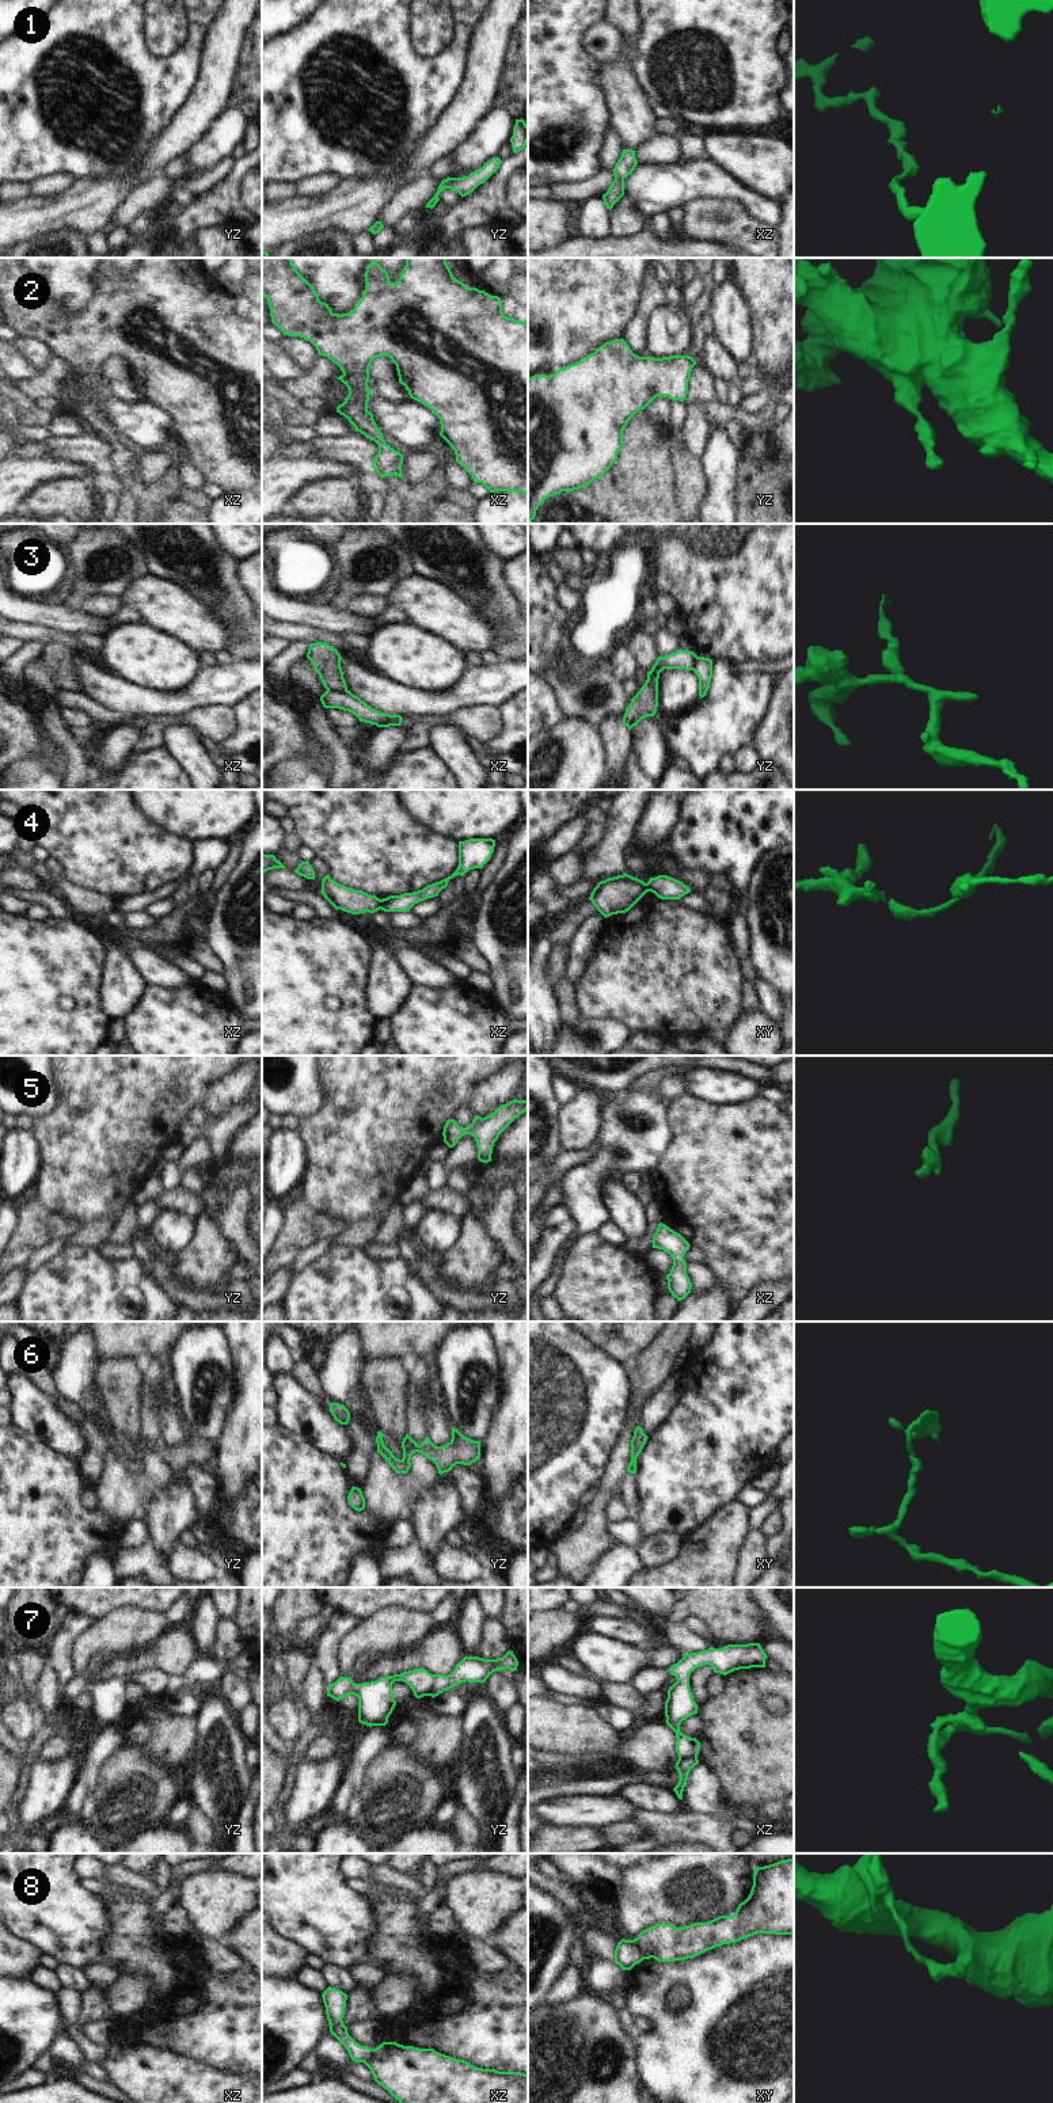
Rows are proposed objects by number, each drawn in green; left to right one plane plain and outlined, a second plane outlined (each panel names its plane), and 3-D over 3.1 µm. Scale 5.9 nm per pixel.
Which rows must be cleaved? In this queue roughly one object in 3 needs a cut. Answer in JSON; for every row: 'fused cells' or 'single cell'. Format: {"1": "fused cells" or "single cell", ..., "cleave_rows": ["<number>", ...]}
{"1": "single cell", "2": "single cell", "3": "fused cells", "4": "fused cells", "5": "single cell", "6": "single cell", "7": "single cell", "8": "fused cells", "cleave_rows": ["3", "4", "8"]}

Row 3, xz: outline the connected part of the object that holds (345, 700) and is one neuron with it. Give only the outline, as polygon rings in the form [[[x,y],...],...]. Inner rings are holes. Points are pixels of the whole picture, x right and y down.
[[[326,691],[320,696],[320,701],[324,708],[349,711],[356,715],[360,722],[376,725],[377,727],[400,726],[403,720],[400,715],[389,715],[372,708],[350,691]]]

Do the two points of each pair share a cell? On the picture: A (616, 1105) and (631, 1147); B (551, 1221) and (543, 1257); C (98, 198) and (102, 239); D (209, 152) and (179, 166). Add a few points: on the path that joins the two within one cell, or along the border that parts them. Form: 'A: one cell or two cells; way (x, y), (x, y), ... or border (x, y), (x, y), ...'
A: one cell; way (619, 1115), (631, 1130), (631, 1136)
B: one cell; way (551, 1229), (547, 1248)
C: two cells; border (101, 229), (87, 236)
D: two cells; border (186, 155), (183, 171)

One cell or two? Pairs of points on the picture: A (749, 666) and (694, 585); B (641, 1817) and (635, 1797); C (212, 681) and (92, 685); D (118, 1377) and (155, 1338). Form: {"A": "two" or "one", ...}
{"A": "two", "B": "two", "C": "one", "D": "two"}

